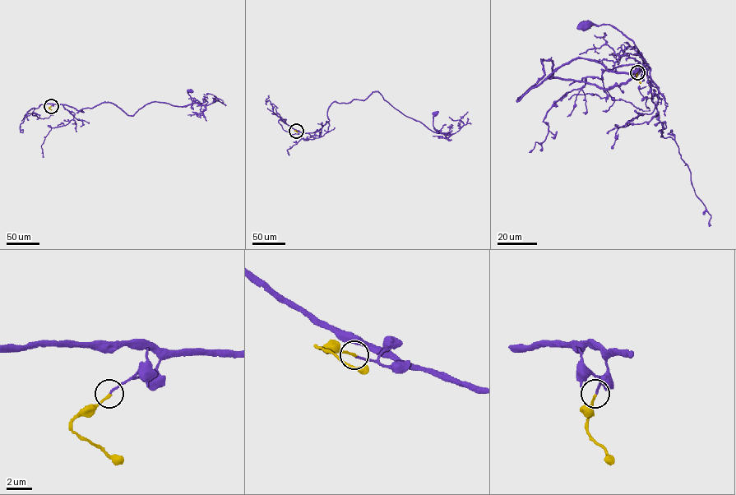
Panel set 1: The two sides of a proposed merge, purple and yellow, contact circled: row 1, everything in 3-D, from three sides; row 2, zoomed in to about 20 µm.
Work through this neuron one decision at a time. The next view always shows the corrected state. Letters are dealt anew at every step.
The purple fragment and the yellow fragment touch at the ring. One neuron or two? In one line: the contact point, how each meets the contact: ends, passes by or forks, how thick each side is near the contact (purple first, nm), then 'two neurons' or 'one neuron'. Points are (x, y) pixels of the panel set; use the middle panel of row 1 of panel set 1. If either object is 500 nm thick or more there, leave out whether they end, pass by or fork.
place (296, 131); purple ends; yellow ends; calibres 150 and 190 nm; one neuron

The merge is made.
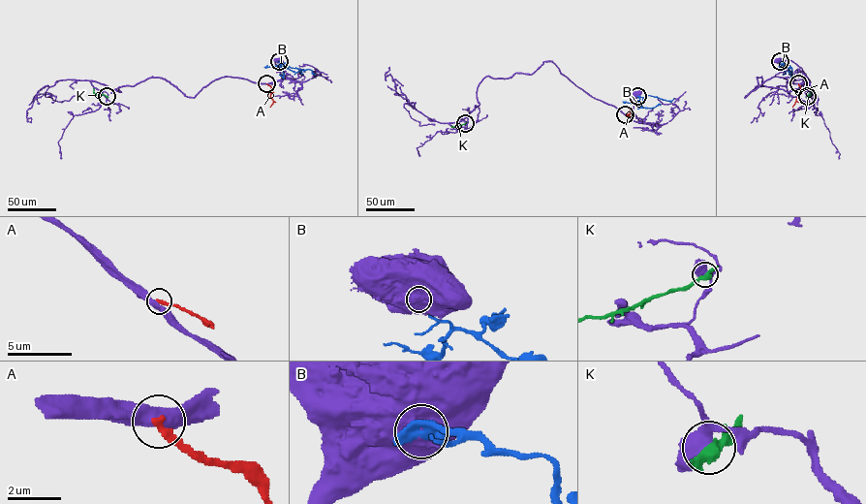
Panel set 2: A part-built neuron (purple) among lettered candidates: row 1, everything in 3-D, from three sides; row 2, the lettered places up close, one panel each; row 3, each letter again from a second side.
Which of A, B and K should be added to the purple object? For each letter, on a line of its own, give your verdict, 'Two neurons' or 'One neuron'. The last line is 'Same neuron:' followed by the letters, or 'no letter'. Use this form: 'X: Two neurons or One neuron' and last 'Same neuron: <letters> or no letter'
A: Two neurons
B: Two neurons
K: Two neurons
Same neuron: no letter

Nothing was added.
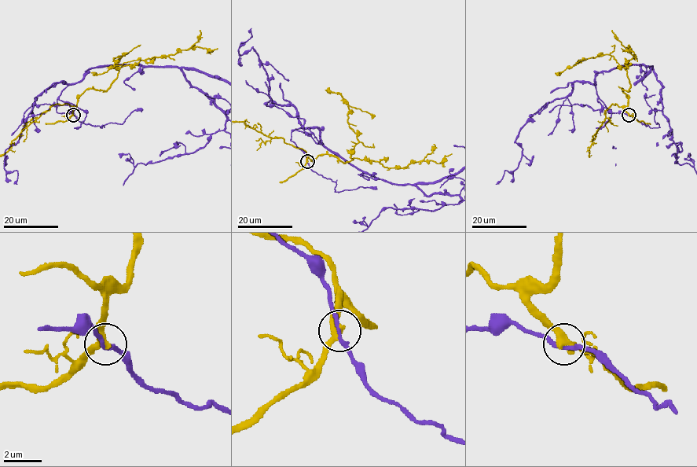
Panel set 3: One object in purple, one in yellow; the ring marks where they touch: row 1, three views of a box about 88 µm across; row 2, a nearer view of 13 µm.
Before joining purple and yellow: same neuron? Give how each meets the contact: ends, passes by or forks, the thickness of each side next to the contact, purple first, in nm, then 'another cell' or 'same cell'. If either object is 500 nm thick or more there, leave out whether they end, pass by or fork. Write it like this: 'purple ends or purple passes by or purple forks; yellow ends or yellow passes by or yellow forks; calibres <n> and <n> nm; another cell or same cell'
purple passes by; yellow passes by; calibres 220 and 320 nm; another cell

